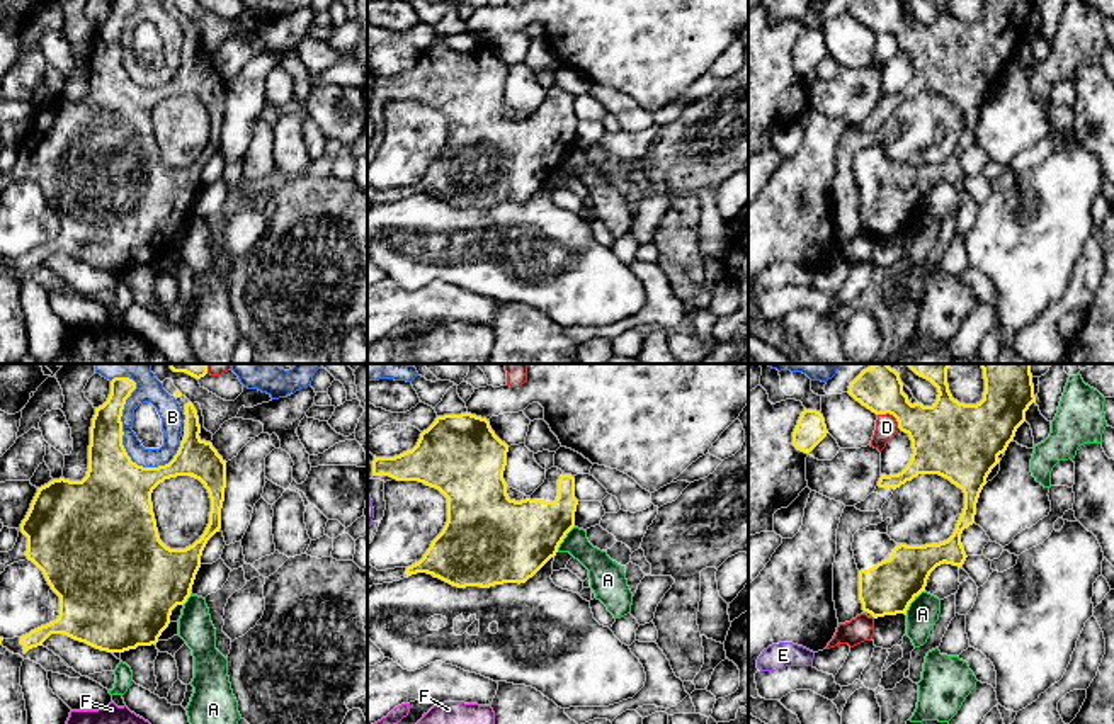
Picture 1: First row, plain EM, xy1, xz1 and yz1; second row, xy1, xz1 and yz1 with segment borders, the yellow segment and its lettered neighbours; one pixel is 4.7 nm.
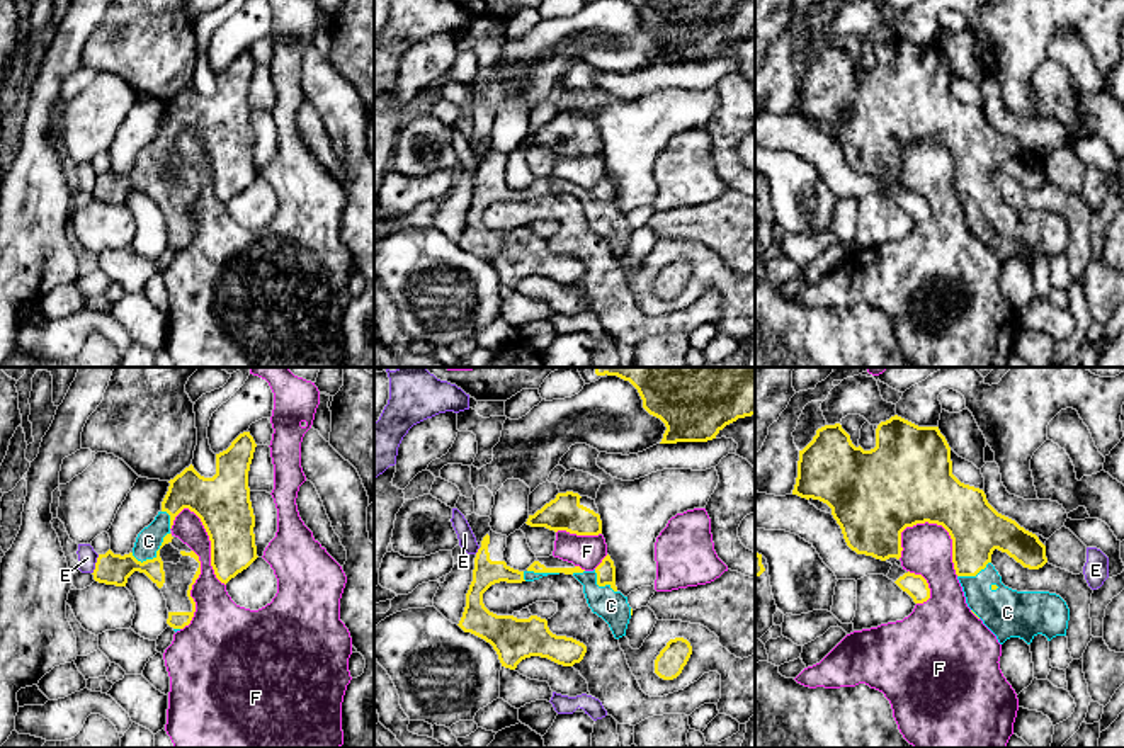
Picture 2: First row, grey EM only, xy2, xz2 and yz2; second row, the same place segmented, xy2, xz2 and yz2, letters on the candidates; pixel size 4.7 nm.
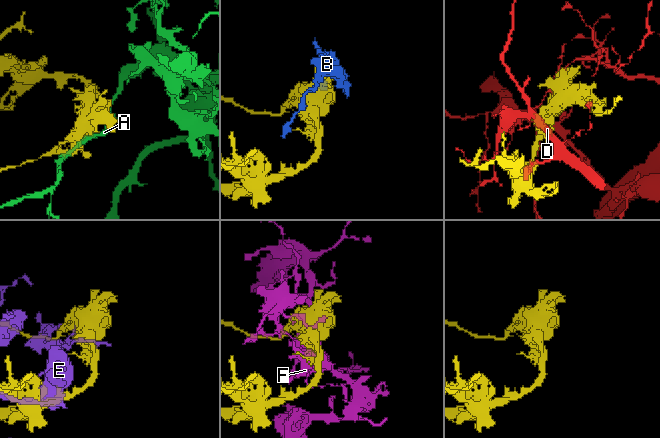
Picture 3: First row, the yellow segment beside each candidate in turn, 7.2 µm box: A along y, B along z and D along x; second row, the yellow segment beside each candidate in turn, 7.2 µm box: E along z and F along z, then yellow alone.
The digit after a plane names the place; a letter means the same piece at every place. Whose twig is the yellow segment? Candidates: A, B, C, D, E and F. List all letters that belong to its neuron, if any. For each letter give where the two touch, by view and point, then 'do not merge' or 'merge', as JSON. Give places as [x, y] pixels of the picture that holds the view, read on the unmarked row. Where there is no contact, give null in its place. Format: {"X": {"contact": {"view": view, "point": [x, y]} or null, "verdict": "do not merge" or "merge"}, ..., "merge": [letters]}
{"A": {"contact": {"view": "yz1", "point": [912, 220]}, "verdict": "do not merge"}, "B": {"contact": {"view": "xy1", "point": [121, 56]}, "verdict": "do not merge"}, "C": {"contact": {"view": "xy2", "point": [153, 177]}, "verdict": "merge"}, "D": {"contact": {"view": "yz1", "point": [892, 33]}, "verdict": "do not merge"}, "E": {"contact": {"view": "xy2", "point": [96, 184]}, "verdict": "do not merge"}, "F": {"contact": {"view": "yz2", "point": [946, 148]}, "verdict": "do not merge"}, "merge": ["C"]}

